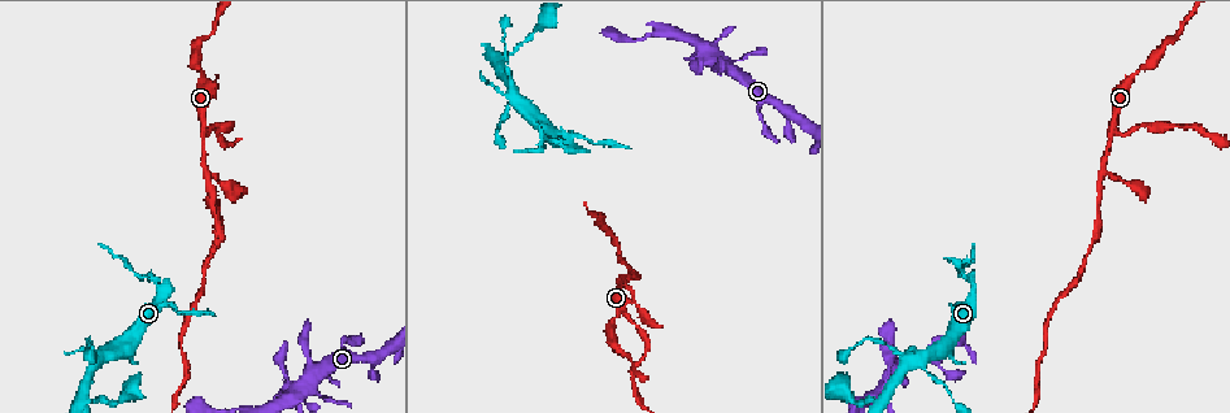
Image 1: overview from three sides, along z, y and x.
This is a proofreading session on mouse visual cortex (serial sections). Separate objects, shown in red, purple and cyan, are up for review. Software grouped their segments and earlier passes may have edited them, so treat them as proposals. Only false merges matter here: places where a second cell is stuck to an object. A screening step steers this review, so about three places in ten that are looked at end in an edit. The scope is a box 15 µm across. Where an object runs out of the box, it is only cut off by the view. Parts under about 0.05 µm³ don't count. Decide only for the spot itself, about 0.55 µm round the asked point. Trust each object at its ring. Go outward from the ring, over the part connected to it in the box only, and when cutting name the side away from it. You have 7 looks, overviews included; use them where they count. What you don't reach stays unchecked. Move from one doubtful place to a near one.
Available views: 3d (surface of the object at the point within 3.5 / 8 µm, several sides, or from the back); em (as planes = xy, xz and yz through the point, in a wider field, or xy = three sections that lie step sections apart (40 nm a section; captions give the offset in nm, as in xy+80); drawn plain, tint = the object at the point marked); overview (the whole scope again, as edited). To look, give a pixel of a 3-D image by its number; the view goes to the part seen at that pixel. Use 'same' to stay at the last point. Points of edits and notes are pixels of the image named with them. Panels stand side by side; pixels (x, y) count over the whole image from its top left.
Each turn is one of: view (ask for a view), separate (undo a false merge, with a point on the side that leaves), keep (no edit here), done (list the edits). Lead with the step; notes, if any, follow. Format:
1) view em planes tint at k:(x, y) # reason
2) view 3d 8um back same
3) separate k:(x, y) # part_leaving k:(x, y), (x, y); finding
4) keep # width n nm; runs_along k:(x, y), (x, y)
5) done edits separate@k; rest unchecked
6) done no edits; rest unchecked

view 3d 3.5um at 1:(205, 126) # arms part here

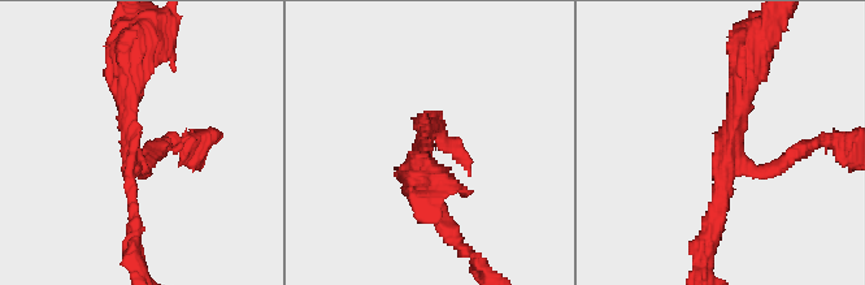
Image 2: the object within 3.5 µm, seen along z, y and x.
view em xy step 2 tint at 2:(129, 149) # arms 3; arm_widths 150, 200, 250 nm

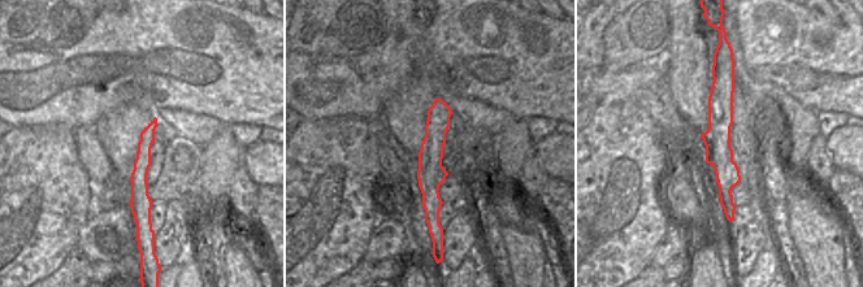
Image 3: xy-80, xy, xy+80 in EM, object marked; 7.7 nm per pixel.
separate 2:(786, 158) # a second cell is stuck on

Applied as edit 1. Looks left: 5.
view 3d 3.5um back at 1:(510, 84) # four-way junction

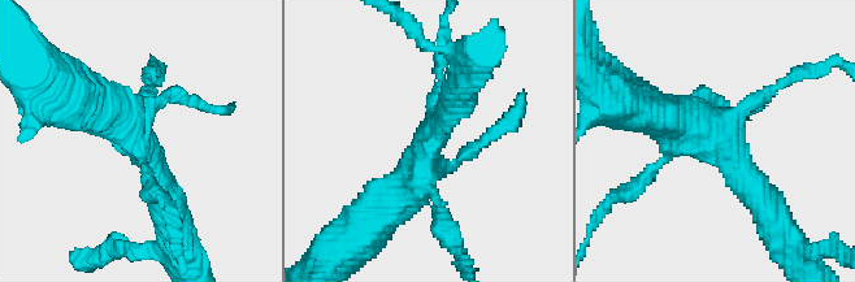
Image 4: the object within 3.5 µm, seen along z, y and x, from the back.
view em xy step 2 tint at 4:(424, 141)

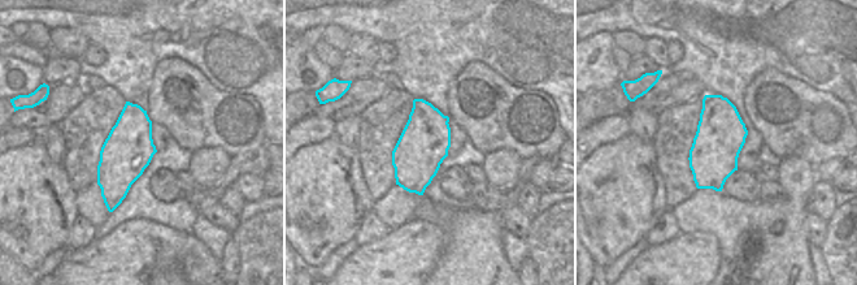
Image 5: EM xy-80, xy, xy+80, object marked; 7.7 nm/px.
view em xy step 3 tint same

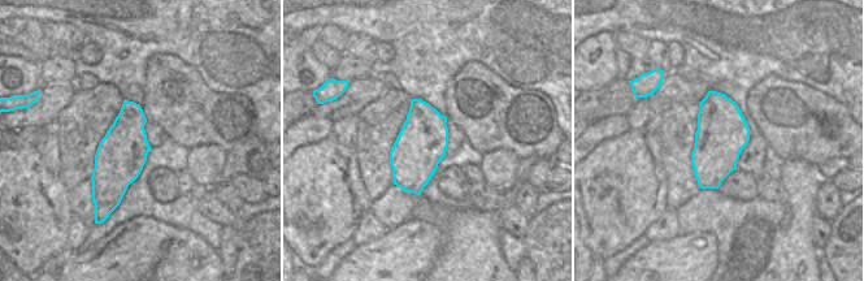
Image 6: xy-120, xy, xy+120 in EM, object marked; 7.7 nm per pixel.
keep # runs_along 4:(647, 111), (724, 143), (760, 199); all the same cell

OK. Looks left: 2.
view 3d 3.5um at 1:(153, 283) # thin neck

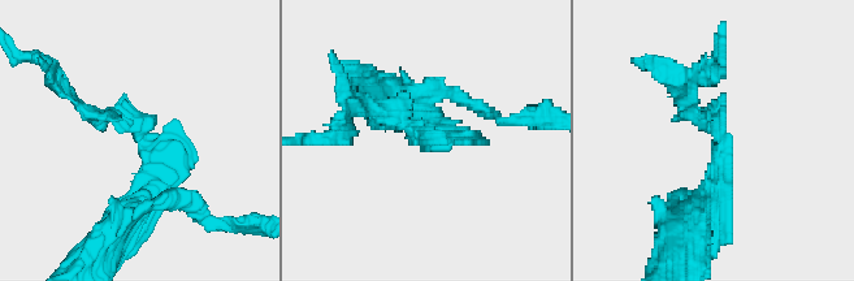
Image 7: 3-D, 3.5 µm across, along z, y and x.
separate 7:(122, 109) # part_leaving 7:(147, 148), (59, 81); a second cell is stuck on

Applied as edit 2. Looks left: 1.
done edits separate@2, separate@7; rest unchecked

